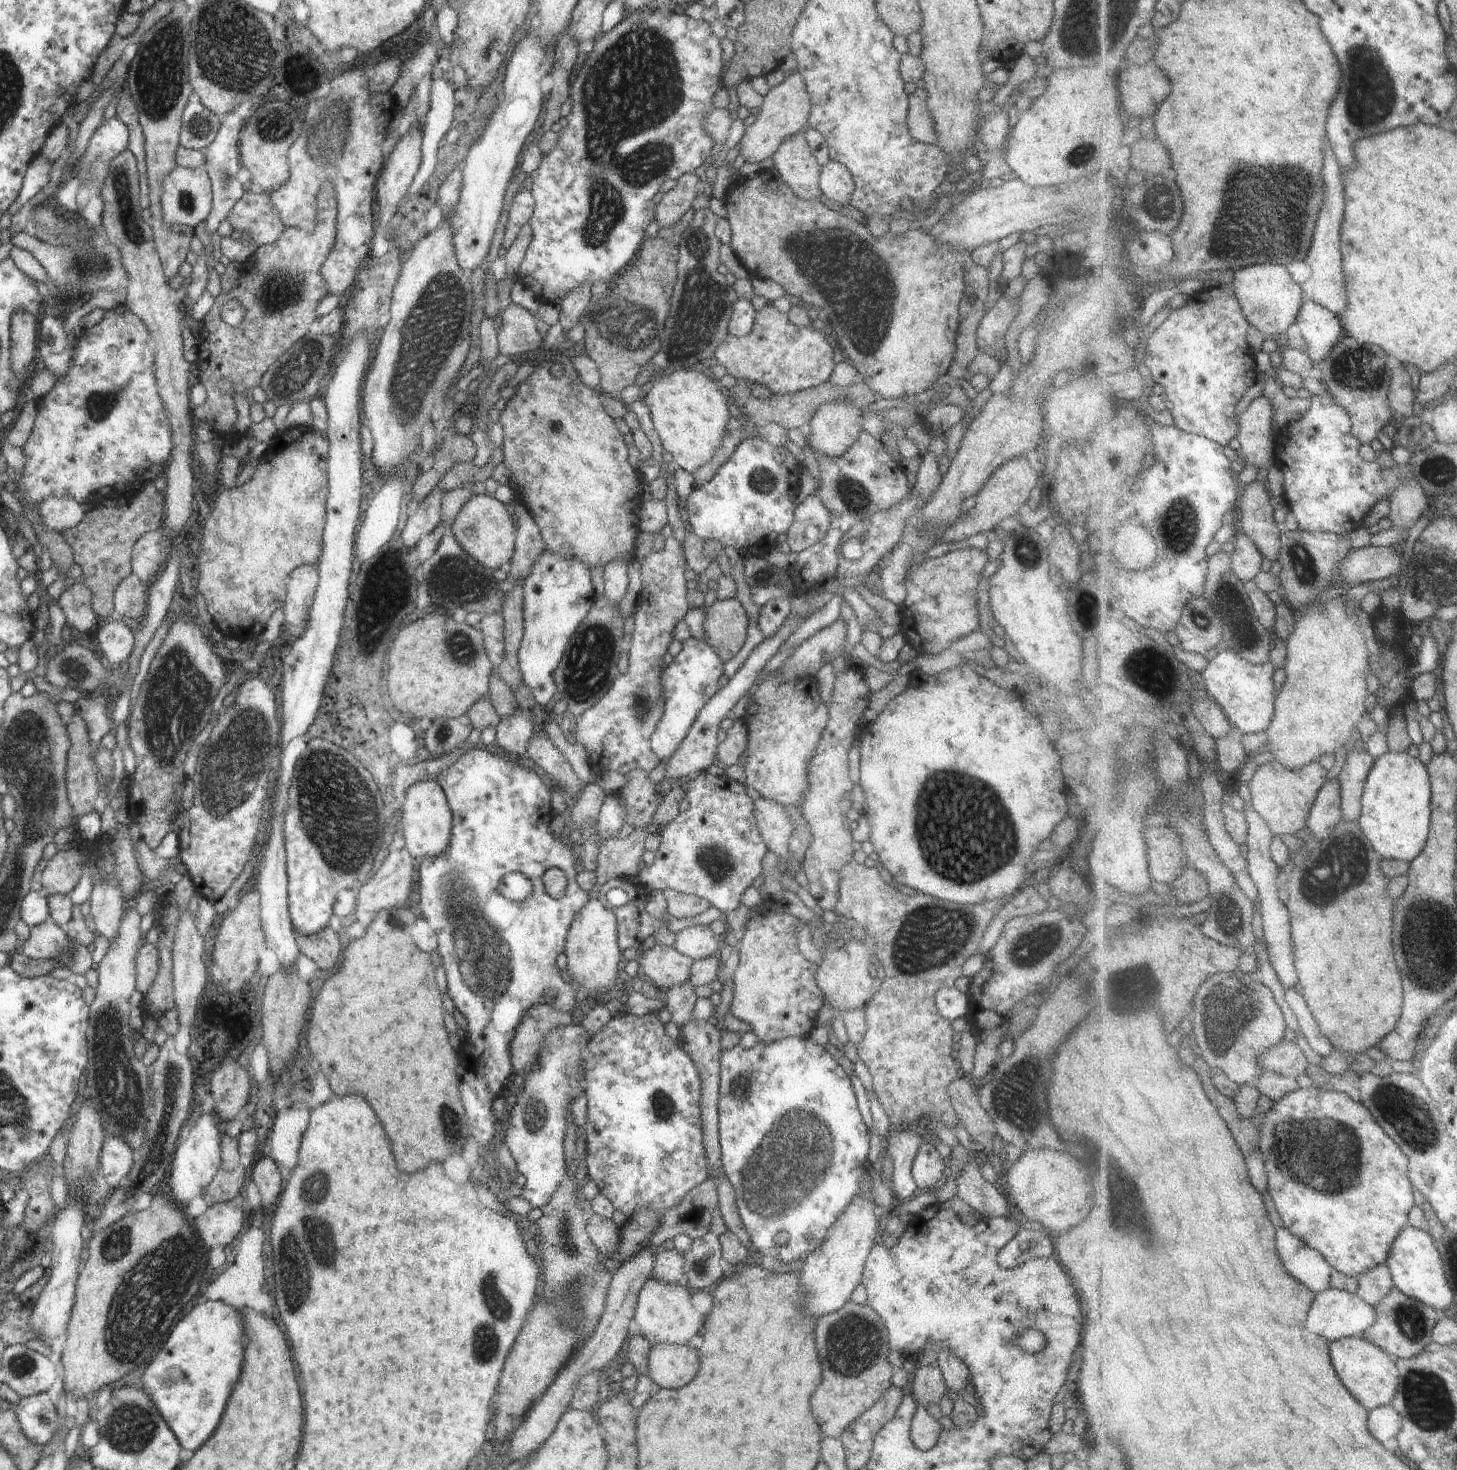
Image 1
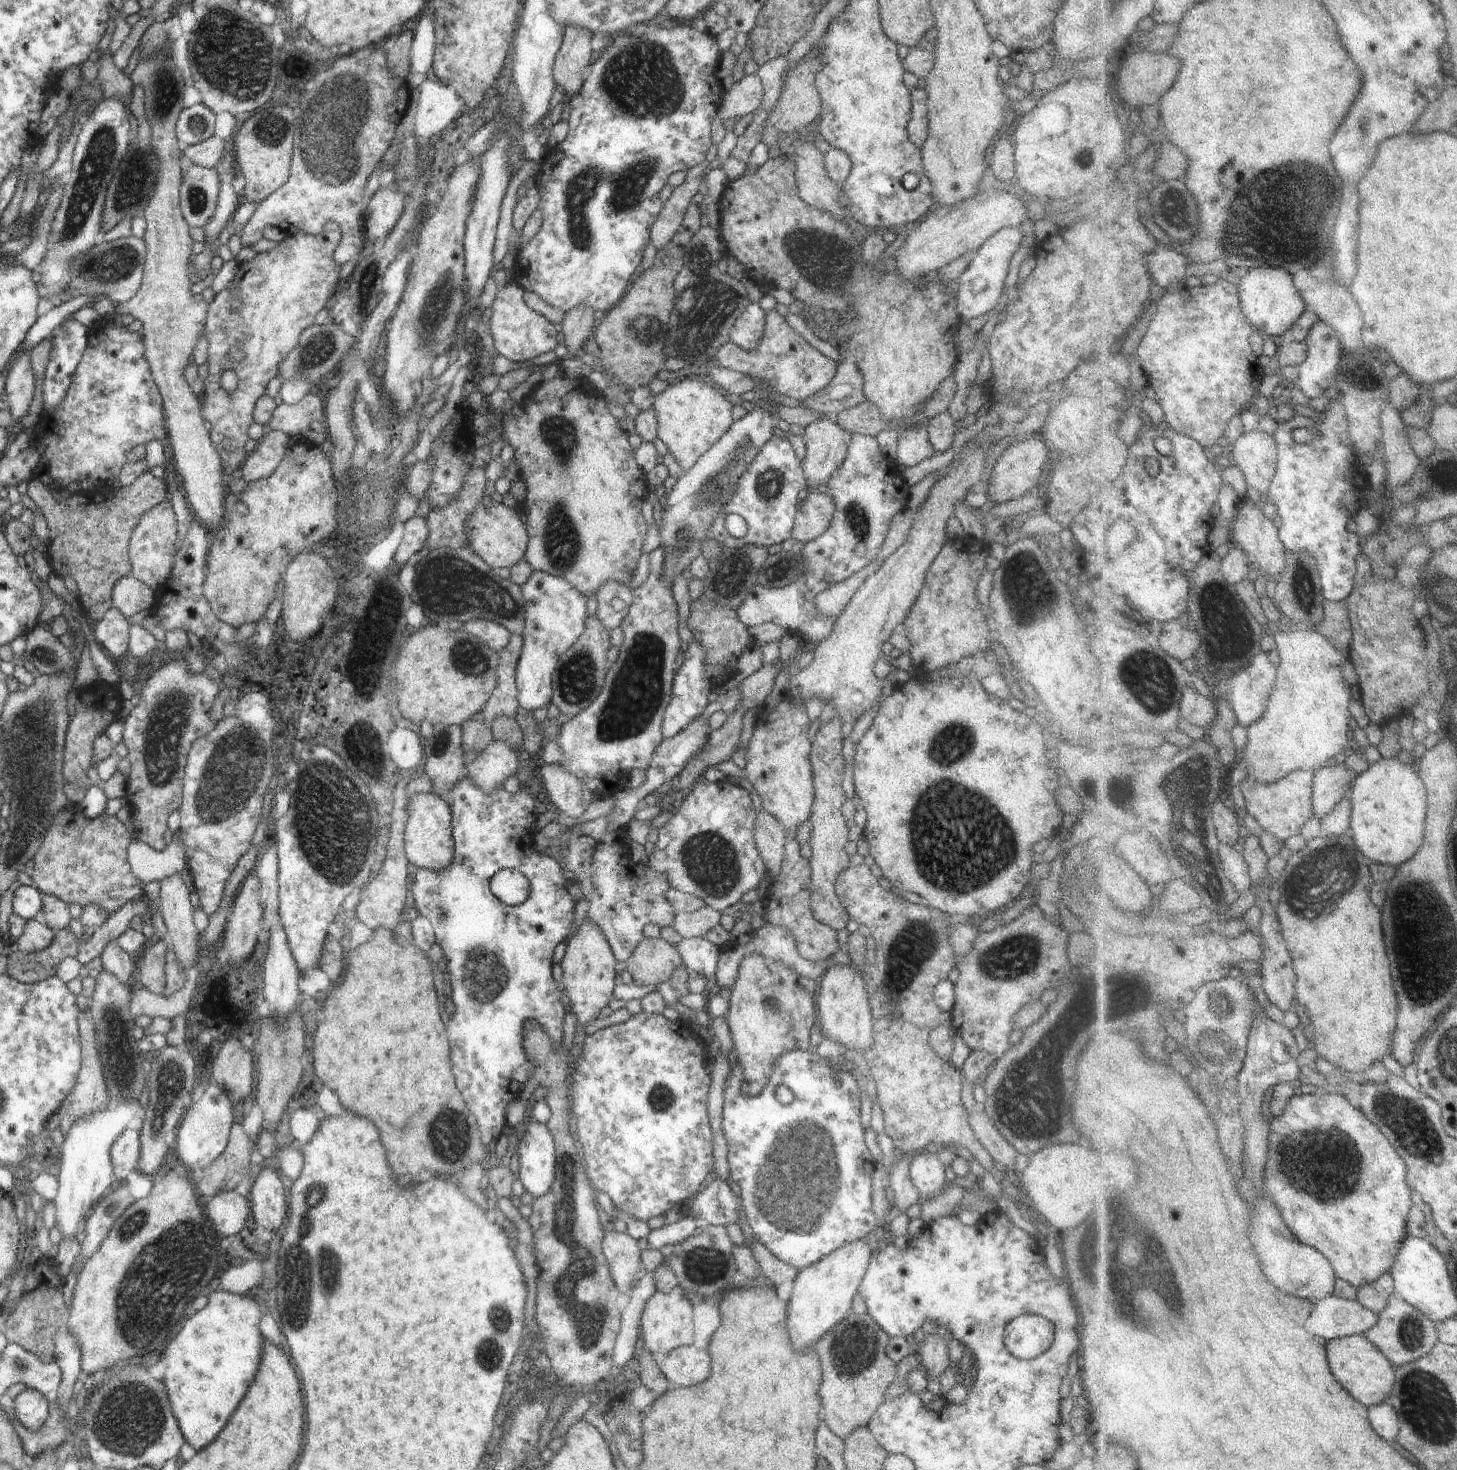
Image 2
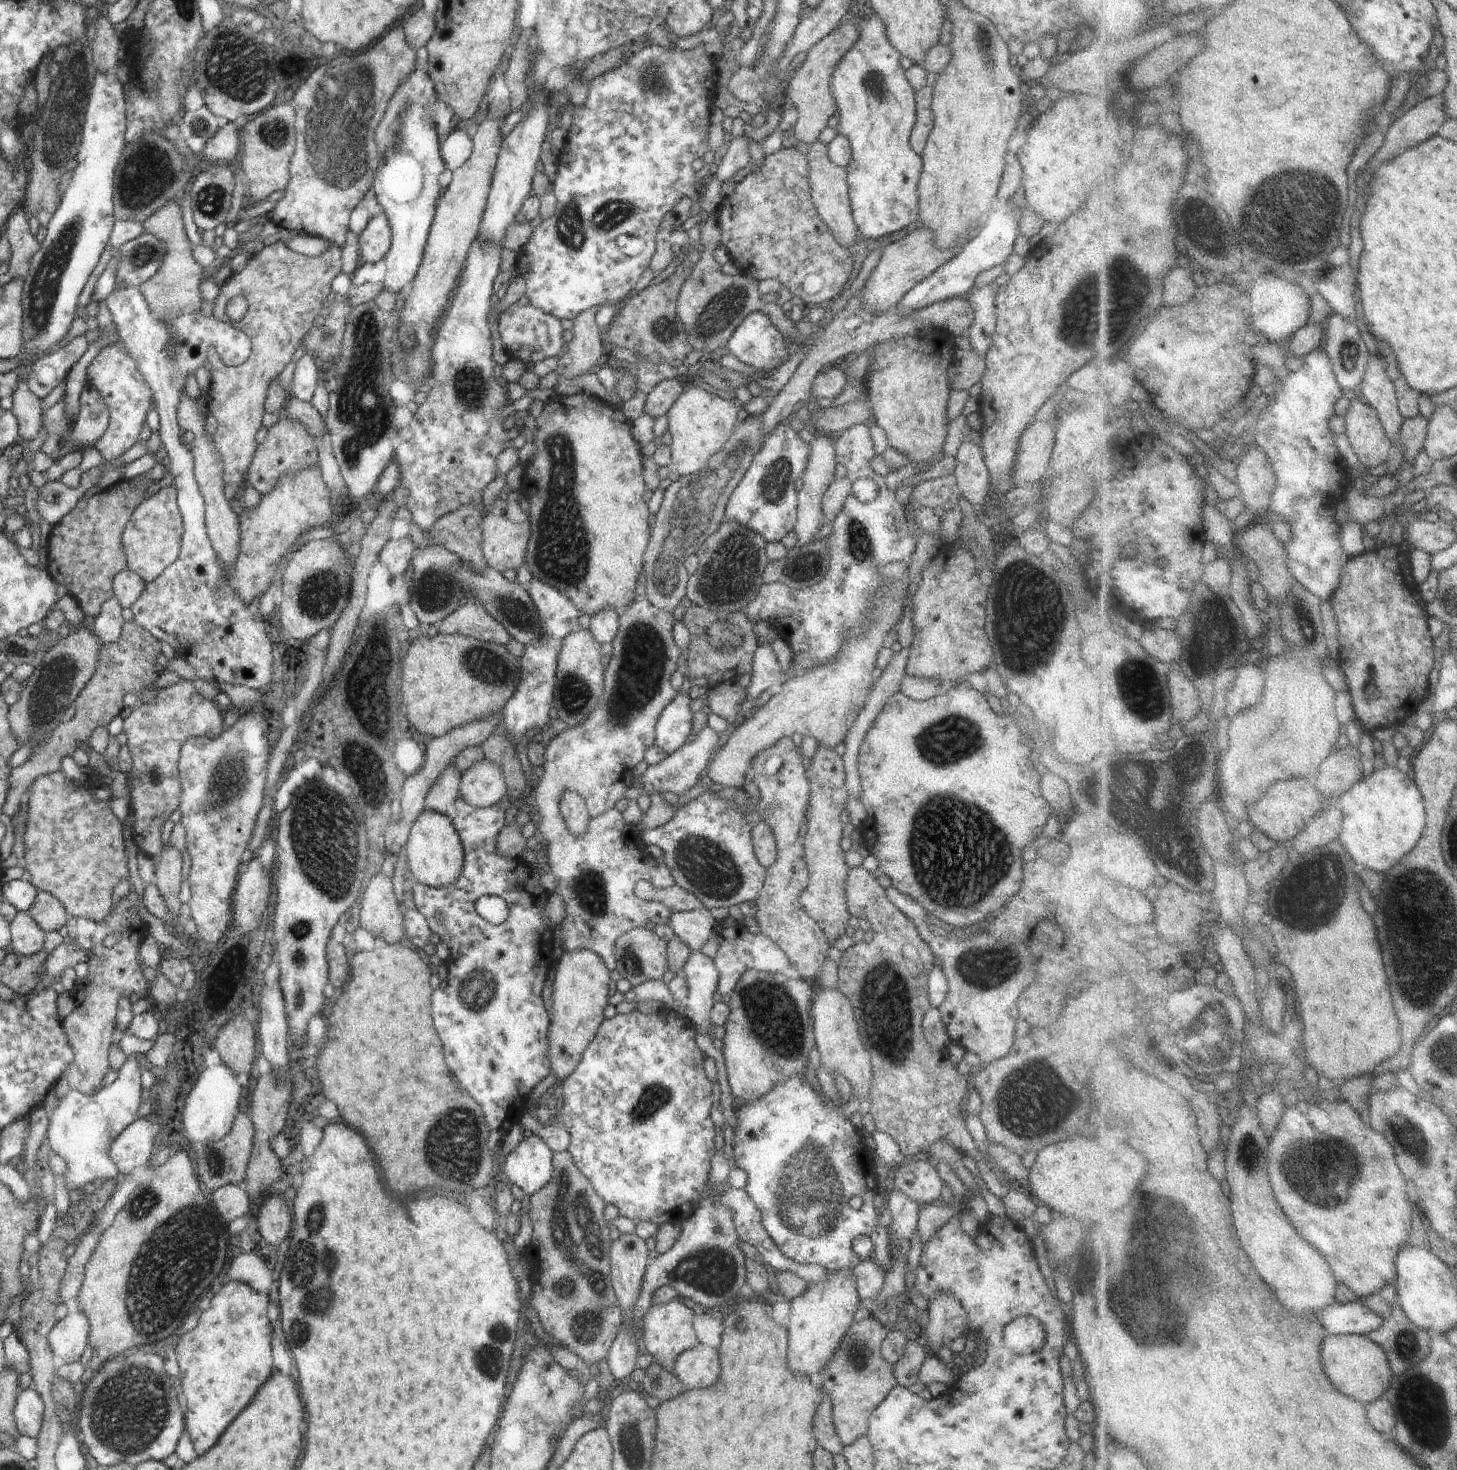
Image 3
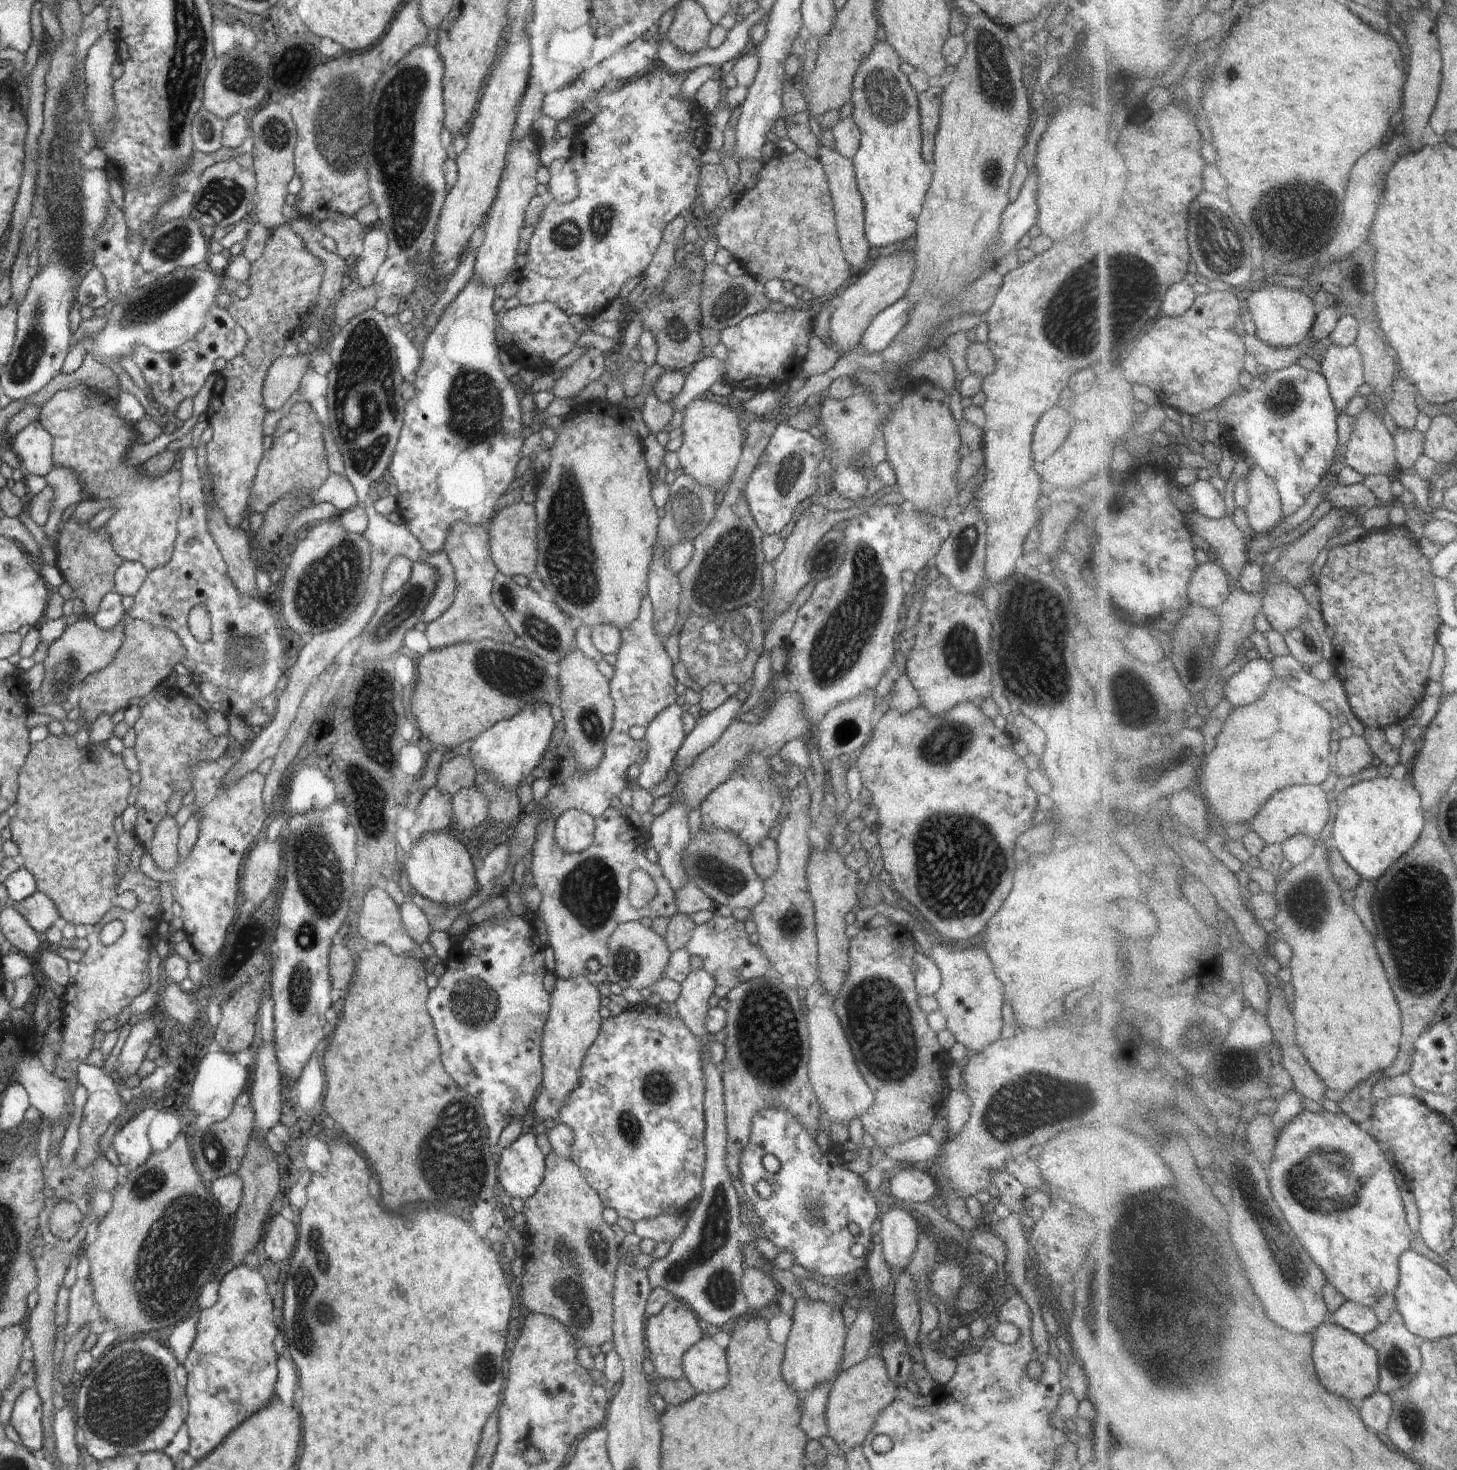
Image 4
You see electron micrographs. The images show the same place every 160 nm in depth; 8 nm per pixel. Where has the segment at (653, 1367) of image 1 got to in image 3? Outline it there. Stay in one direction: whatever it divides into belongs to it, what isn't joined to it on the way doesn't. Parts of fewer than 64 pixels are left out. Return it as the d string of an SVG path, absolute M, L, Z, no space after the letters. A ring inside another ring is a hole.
M699 1342L681 1352L670 1371L686 1388L708 1388L720 1374L718 1362L717 1349Z

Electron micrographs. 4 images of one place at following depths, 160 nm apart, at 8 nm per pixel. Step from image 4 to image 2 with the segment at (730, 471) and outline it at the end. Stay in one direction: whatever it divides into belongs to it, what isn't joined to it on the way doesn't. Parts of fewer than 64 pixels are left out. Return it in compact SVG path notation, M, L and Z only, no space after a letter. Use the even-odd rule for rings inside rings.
M691 376L670 382L662 392L654 395L651 406L657 418L657 438L668 447L683 473L716 445L733 423L732 405L702 377Z

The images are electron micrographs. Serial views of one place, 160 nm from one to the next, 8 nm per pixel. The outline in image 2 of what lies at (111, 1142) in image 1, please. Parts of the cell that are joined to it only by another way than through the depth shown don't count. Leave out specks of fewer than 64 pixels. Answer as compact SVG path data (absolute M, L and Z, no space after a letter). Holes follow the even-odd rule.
M124 1129L112 1144L110 1158L113 1173L118 1182L125 1182L126 1176L137 1170L141 1151L140 1132Z

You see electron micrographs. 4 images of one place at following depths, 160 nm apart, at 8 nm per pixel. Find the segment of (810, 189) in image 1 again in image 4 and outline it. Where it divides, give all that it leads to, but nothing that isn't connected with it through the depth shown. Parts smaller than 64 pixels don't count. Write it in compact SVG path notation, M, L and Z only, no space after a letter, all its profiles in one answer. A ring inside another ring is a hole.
M819 146L816 156L823 166L828 179L830 196L833 202L837 235L843 250L844 258L851 264L854 271L861 270L868 258L871 244L867 241L865 233L864 203L862 195L857 189L853 159L844 158L834 149Z

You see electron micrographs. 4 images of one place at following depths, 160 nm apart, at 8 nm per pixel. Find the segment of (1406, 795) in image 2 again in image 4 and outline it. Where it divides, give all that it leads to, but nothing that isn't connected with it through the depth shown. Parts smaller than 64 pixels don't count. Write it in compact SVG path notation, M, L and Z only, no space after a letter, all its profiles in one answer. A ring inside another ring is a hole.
M1377 776L1375 779L1360 781L1345 789L1339 796L1335 805L1335 828L1333 830L1333 843L1345 856L1348 864L1362 877L1369 880L1382 878L1394 862L1398 862L1406 852L1410 852L1426 826L1426 816L1422 808L1421 792L1409 778L1398 779L1394 776Z

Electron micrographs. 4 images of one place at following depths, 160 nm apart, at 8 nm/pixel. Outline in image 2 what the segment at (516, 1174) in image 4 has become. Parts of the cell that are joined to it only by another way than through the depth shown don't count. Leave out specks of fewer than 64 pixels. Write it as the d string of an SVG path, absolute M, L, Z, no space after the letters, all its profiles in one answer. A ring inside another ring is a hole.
M531 1117L518 1135L518 1176L534 1200L544 1196L555 1179L555 1142L549 1128Z

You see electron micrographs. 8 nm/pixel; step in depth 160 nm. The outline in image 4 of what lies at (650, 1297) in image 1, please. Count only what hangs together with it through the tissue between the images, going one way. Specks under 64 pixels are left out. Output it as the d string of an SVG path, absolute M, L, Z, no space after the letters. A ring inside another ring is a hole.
M675 1298L665 1304L659 1313L650 1316L648 1324L645 1325L645 1343L649 1350L648 1357L653 1360L655 1366L655 1376L670 1380L684 1379L682 1368L684 1353L704 1337L698 1325L698 1316L685 1305Z

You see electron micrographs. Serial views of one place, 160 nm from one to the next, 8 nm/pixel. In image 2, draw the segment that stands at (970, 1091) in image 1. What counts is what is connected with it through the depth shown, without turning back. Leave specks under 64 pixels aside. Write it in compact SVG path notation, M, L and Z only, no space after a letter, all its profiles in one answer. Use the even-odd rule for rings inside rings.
M978 1110L969 1114L969 1125L974 1131L975 1137L989 1152L996 1164L1006 1170L1016 1170L1016 1156L1019 1152L1000 1134L1000 1131L992 1124L990 1117Z

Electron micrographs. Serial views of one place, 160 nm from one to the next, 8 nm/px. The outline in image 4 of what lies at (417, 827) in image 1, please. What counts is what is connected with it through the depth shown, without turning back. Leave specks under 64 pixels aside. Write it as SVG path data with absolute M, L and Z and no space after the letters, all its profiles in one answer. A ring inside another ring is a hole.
M439 830L439 831L430 831L424 833L420 836L419 839L413 840L413 845L410 850L405 853L406 861L403 863L403 869L408 876L410 884L414 888L414 893L418 893L424 898L429 898L438 904L446 904L448 909L451 908L450 904L456 904L457 908L458 903L466 901L476 892L476 869L472 864L472 853L469 847L467 847L464 841L461 841L457 835L454 834L451 830Z

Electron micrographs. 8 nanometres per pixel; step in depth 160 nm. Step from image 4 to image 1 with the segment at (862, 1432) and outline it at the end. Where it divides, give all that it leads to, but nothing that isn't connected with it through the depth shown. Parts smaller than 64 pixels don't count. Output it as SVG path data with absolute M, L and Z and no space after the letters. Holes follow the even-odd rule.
M850 1300L838 1312L818 1318L816 1350L822 1368L826 1368L826 1380L822 1380L810 1398L812 1416L816 1424L820 1424L824 1436L840 1439L844 1429L872 1408L892 1386L895 1368L889 1361L888 1331L871 1306L860 1306Z

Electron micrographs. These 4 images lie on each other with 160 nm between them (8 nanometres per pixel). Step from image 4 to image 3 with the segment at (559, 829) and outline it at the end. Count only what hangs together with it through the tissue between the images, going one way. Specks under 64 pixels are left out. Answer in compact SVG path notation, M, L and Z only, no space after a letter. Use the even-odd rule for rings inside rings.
M566 789L560 795L559 809L563 822L573 835L580 836L586 832L591 816L584 799L577 792Z

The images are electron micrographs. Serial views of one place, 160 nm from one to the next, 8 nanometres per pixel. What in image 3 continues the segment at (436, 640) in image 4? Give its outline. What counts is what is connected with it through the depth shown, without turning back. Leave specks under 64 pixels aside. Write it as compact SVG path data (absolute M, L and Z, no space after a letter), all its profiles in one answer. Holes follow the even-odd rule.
M483 503L477 505L464 505L457 508L454 512L441 516L427 533L422 533L421 528L412 521L409 524L408 536L417 547L440 545L446 548L446 550L457 554L463 563L468 563L473 566L473 569L479 571L488 567L481 549L481 542L483 539L481 522L484 513ZM468 599L466 604L447 616L437 627L440 633L466 635L502 646L506 646L511 639L508 631L476 599Z

